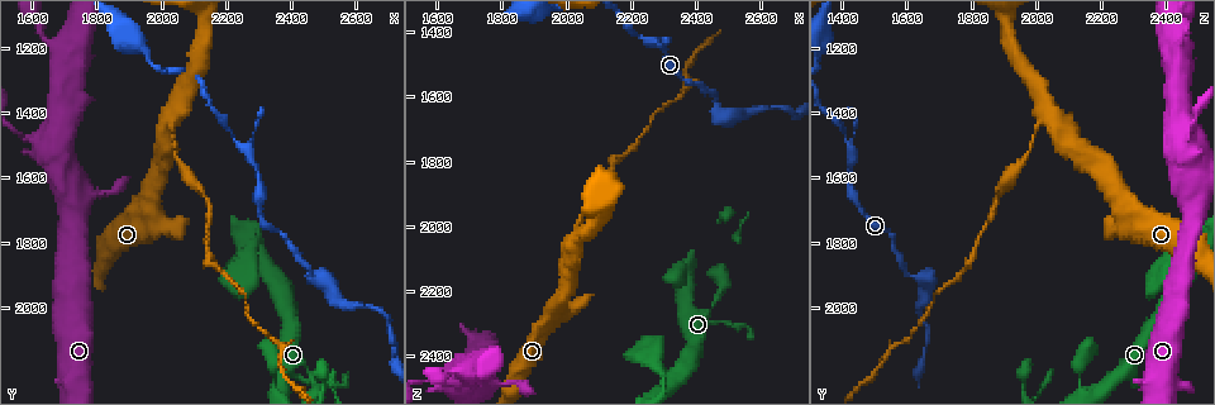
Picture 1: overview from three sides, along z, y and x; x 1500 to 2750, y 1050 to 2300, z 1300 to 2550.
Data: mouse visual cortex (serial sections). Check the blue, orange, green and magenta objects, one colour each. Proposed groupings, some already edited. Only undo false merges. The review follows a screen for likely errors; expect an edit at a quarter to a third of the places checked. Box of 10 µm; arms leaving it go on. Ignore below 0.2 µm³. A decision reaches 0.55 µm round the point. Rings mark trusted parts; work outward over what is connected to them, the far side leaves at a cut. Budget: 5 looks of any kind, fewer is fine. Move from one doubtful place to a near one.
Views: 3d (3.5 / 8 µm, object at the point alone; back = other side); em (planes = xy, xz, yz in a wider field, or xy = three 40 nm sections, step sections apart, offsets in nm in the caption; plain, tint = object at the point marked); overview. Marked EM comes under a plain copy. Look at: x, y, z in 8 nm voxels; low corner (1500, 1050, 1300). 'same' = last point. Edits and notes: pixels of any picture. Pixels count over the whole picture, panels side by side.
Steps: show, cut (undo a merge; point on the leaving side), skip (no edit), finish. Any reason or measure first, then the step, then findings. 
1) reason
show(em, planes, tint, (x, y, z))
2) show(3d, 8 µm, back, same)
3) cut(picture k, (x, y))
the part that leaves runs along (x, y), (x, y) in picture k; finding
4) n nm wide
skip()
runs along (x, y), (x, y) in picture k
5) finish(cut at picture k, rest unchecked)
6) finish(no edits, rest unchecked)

narrows sharply
show(3d, 3.5 µm, (2230, 1480, 1420))

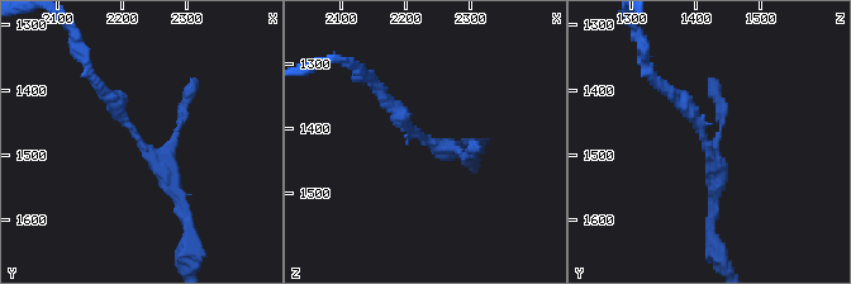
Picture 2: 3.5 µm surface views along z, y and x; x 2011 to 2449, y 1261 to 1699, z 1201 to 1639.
need the tissue
show(em, xy, step 5, tint, (2225, 1475, 1415))

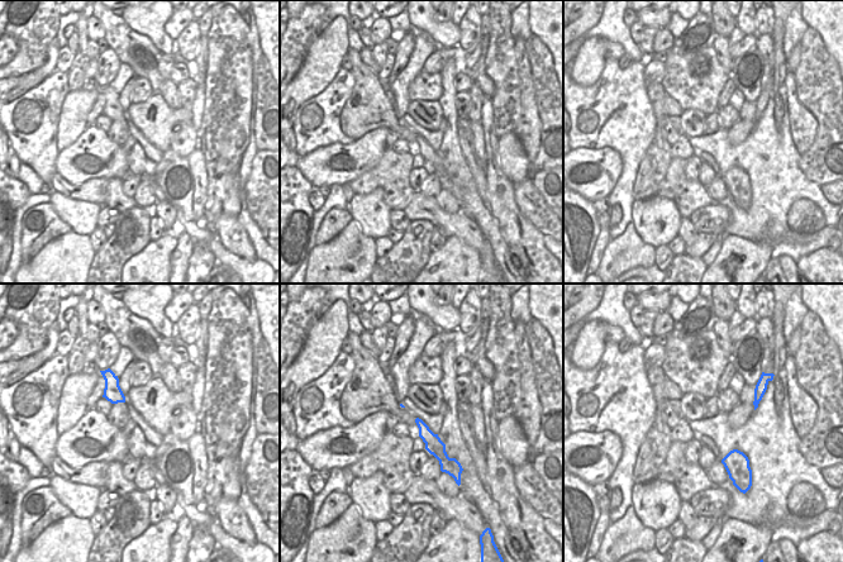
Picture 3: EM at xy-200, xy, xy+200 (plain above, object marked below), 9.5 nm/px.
skip()
runs along (184, 211), (98, 86) in picture 2; continuous, no second cell

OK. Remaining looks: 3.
side arm on a straight run
show(3d, 8 µm, back, (2040, 1420, 2040))

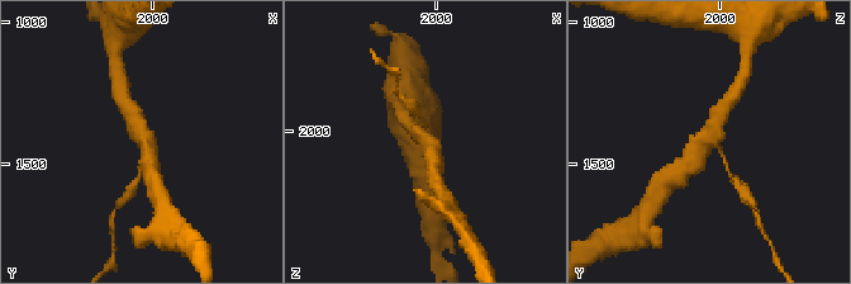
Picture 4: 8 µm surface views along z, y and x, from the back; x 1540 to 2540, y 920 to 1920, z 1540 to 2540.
shape alone is not enough
show(em, planes, tint, same)

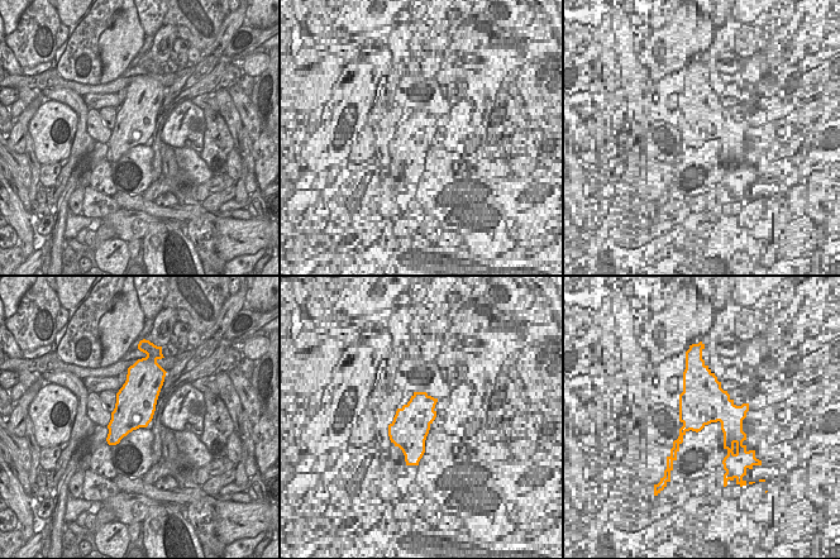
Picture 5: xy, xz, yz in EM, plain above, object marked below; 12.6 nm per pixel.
500 nm wide
cut(picture 4, (735, 179))
the part that leaves runs along (718, 146), (726, 169), (742, 190) in picture 4; a second cell is stuck on

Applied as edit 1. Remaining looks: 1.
finish(cut at picture 4, rest unchecked)

